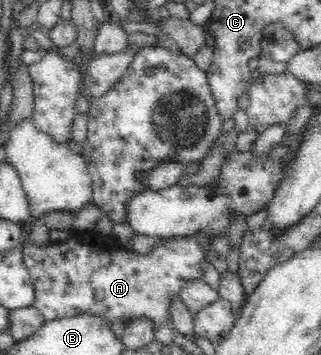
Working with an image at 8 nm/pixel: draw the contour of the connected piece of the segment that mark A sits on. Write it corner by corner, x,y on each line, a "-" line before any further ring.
96,229
72,232
66,240
39,249
30,245
27,237
23,243
24,262
34,288
34,308
45,320
61,319
83,314
100,316
108,325
116,320
130,324
137,318
146,317
155,328
170,325
172,300
190,281
203,281
203,266
208,262
203,248
194,237
160,239
148,254
138,253
128,246
121,246
114,236
102,236

